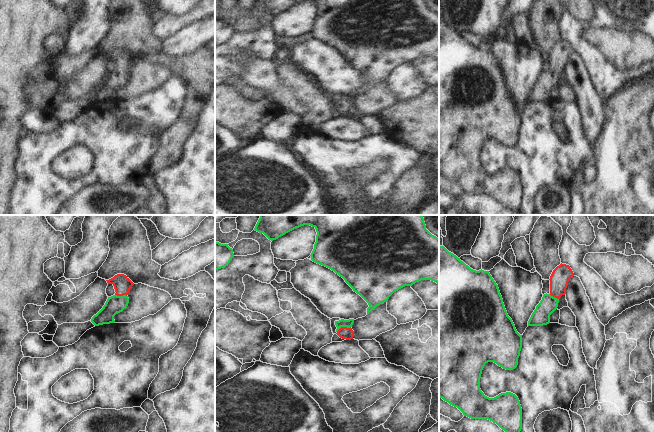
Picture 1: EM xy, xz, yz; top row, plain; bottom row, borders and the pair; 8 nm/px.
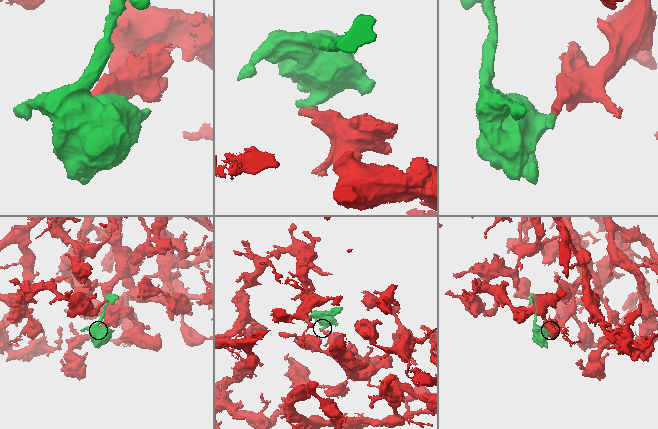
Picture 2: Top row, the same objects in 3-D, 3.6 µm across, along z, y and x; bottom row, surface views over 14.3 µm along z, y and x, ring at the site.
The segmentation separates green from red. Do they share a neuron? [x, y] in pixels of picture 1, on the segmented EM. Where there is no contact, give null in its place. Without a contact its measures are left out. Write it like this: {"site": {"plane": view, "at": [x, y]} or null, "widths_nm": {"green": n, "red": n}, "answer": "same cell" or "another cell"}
{"site": {"plane": "xz", "at": [343, 326]}, "widths_nm": {"green": 60, "red": 100}, "answer": "same cell"}

